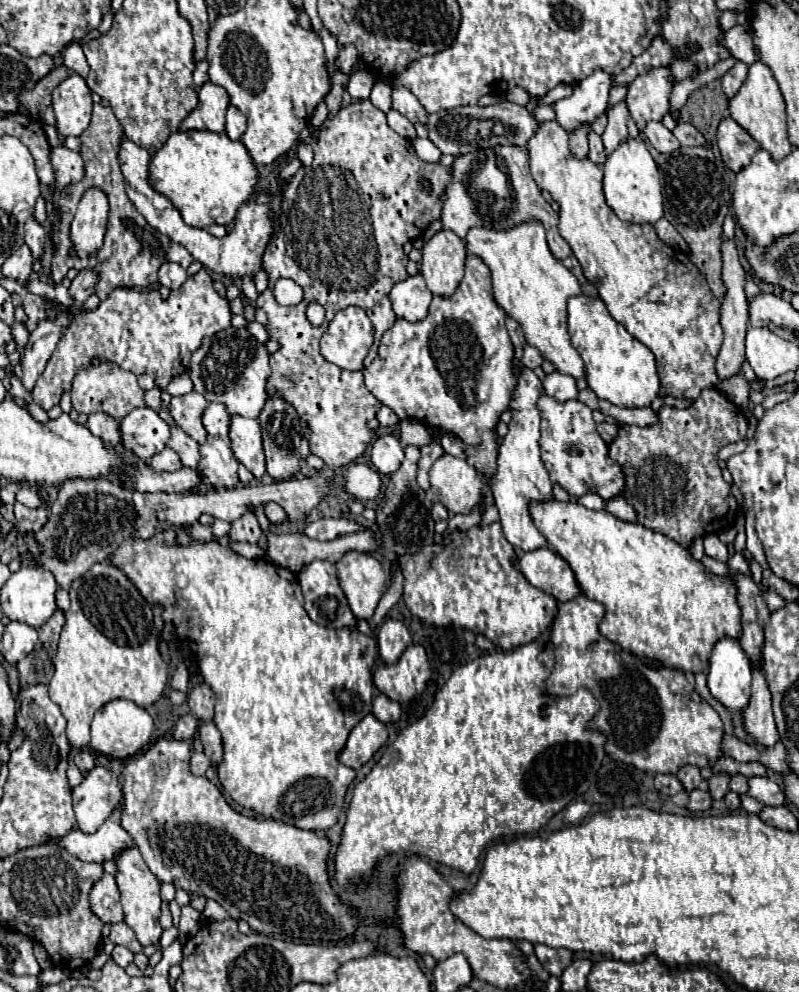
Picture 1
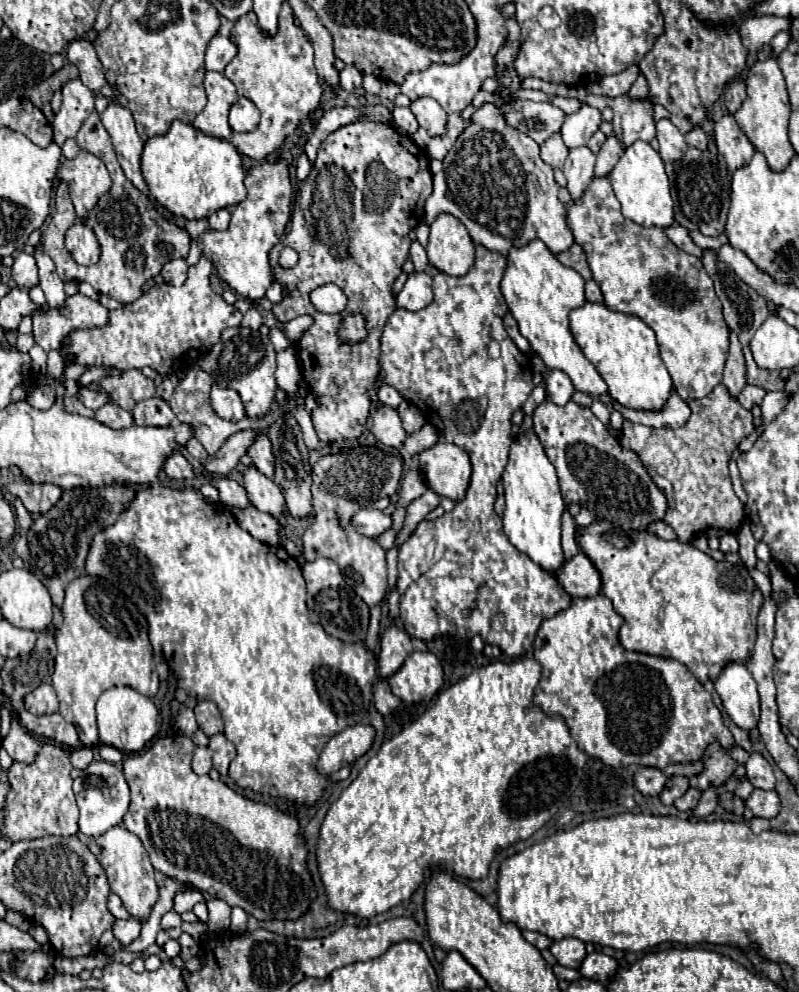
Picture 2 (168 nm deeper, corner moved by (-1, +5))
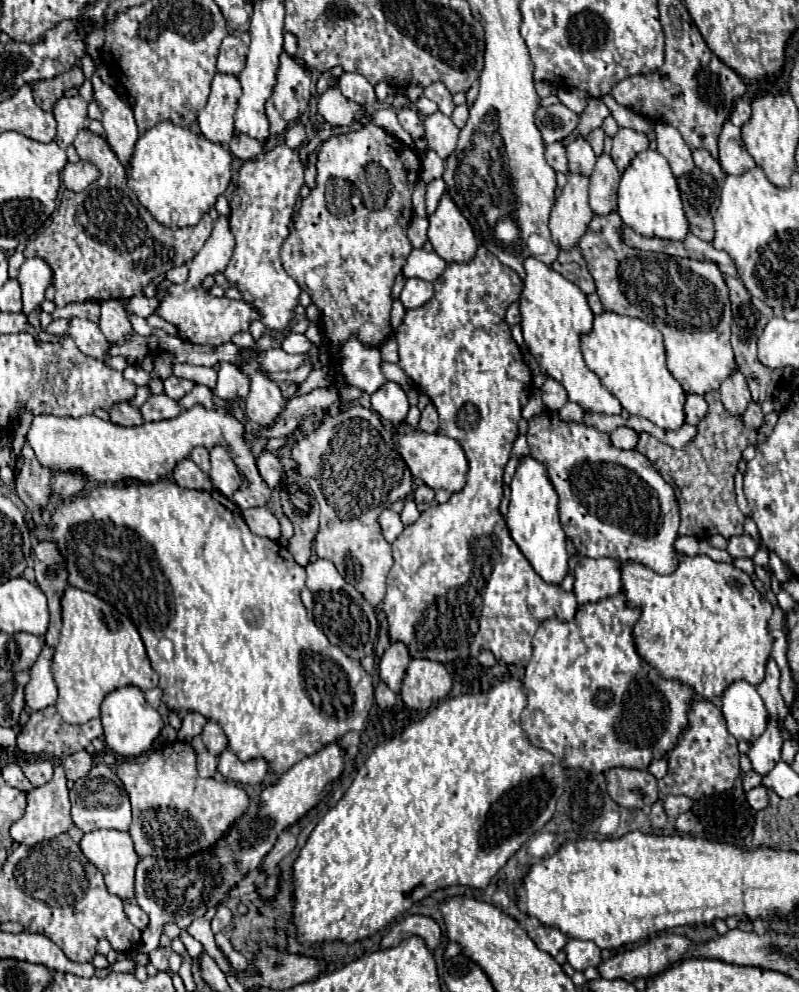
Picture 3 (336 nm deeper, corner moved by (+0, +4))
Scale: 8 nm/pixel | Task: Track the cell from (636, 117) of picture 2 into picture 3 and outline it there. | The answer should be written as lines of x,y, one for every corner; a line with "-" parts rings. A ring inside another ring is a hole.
620,127
618,133
614,135
614,145
612,145
610,155
614,157
614,161
622,173
622,169
626,169
626,165
630,163
630,157
634,157
634,153
640,153
646,147
648,147
648,137
644,133

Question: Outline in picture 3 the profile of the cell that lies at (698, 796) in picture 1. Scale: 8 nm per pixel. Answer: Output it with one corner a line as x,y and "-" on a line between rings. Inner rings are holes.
668,795
664,799
664,809
666,809
666,815
668,817
678,817
682,813
686,813
688,809
692,807
692,799
686,797
686,795

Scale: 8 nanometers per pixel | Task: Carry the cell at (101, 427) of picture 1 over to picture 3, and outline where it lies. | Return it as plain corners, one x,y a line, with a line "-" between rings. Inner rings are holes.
116,403
108,409
108,413
110,413
110,421
122,427
134,427
134,425
144,423
140,411
134,409
130,403

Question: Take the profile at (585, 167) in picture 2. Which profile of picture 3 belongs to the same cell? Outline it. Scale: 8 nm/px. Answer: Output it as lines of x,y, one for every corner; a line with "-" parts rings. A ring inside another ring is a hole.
568,173
566,179
562,195
556,199
550,213
552,239
560,245
560,249
574,247
594,217
588,205
590,179
582,173

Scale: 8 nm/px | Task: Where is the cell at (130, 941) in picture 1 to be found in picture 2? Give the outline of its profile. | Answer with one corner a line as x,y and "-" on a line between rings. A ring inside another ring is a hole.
117,920
113,924
113,934
123,946
131,944
131,940
135,940
139,936
139,930
141,930
139,920

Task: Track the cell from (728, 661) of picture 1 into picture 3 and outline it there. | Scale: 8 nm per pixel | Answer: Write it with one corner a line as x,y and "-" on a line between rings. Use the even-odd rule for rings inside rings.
734,681
722,693
722,715
728,731
738,741
756,741
768,723
766,707
756,687
748,681

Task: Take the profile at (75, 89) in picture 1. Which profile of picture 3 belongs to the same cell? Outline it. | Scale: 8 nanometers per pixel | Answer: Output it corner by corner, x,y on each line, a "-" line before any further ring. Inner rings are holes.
82,95
62,97
54,105
54,117
56,117
56,125
58,125
56,143
60,149
66,149
68,145
72,145
76,133
80,129
86,129
90,123
88,103
82,99

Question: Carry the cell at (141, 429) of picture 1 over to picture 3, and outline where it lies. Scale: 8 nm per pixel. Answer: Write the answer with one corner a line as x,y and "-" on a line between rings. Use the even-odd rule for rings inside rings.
152,395
142,407
140,413
144,417
144,421
162,421
162,419
174,419
180,415
180,407
174,399
162,395

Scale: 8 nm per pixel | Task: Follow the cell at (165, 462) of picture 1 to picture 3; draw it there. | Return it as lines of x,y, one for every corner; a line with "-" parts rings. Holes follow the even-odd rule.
182,459
176,467
174,467
174,479
180,487
184,489
202,489
202,491
210,491
212,483
210,477
204,475
190,459

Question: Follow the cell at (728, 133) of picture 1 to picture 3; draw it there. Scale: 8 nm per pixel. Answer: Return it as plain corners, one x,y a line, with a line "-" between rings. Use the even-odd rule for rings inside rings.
730,121
724,123
722,133
718,137
718,151
720,151
720,165
728,175
742,175
756,165
756,161
744,147
740,127
732,125

